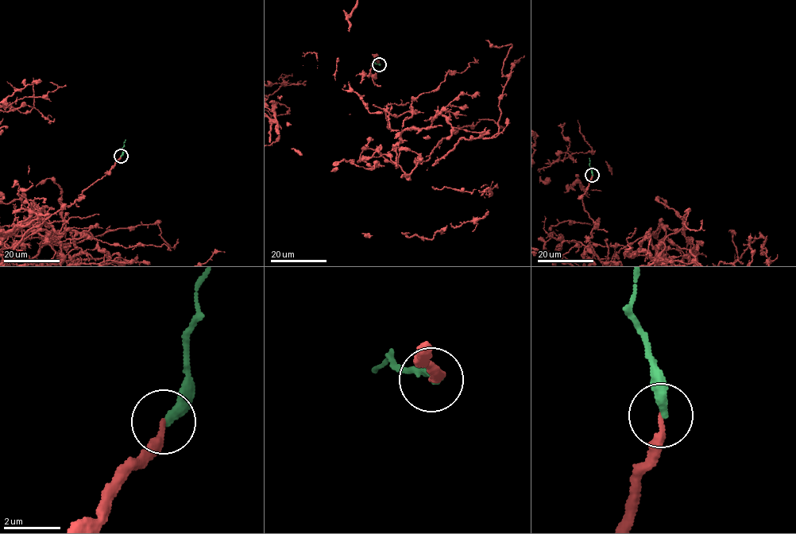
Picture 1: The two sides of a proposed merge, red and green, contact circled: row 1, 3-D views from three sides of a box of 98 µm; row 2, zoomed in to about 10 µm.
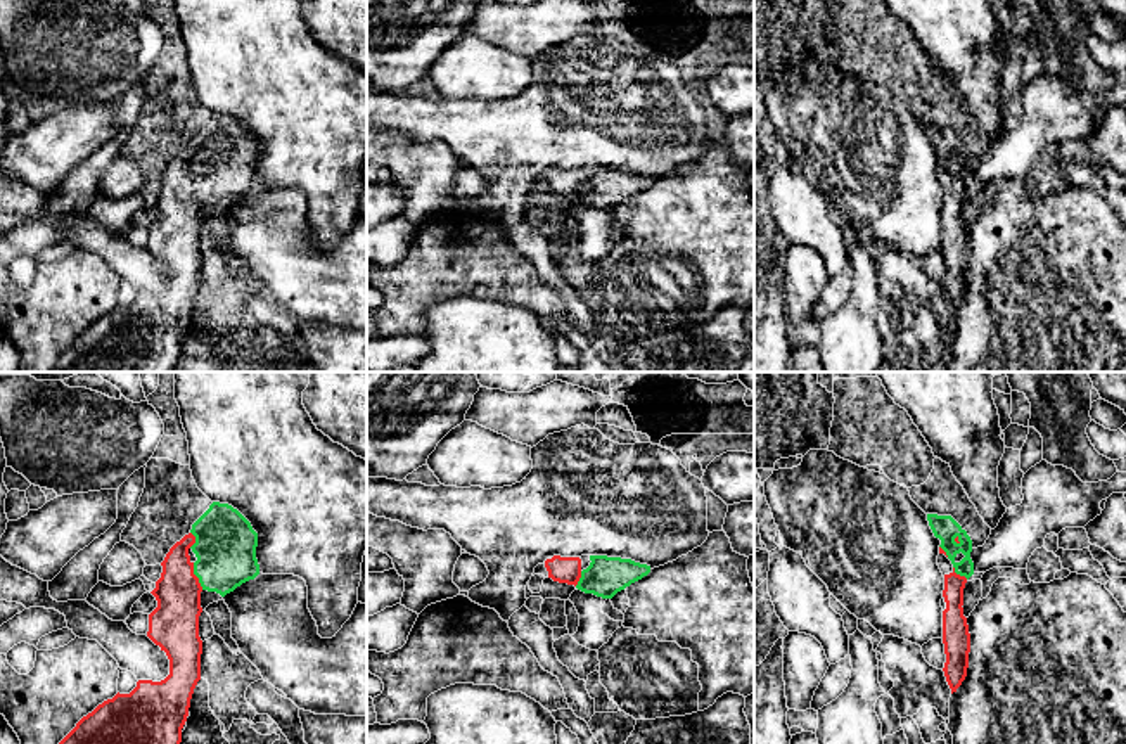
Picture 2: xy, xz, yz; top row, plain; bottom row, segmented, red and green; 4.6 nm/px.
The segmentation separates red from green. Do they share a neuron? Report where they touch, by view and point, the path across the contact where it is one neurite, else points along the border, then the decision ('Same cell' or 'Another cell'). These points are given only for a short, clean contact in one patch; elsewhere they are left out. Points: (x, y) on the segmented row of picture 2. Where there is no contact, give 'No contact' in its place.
Touches red at xy (196, 577). Path across: xy (173, 625), (179, 594), (196, 577), (225, 544). Same cell

